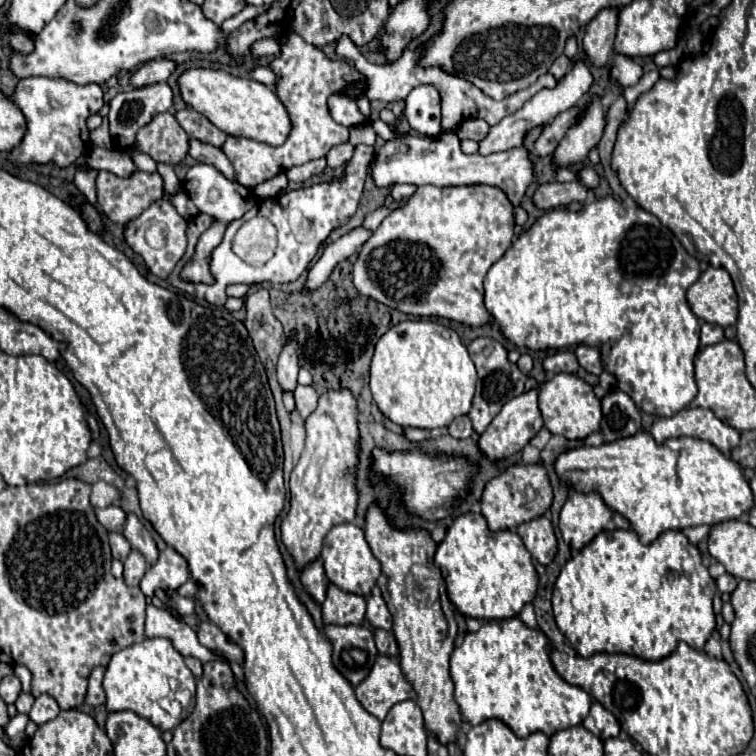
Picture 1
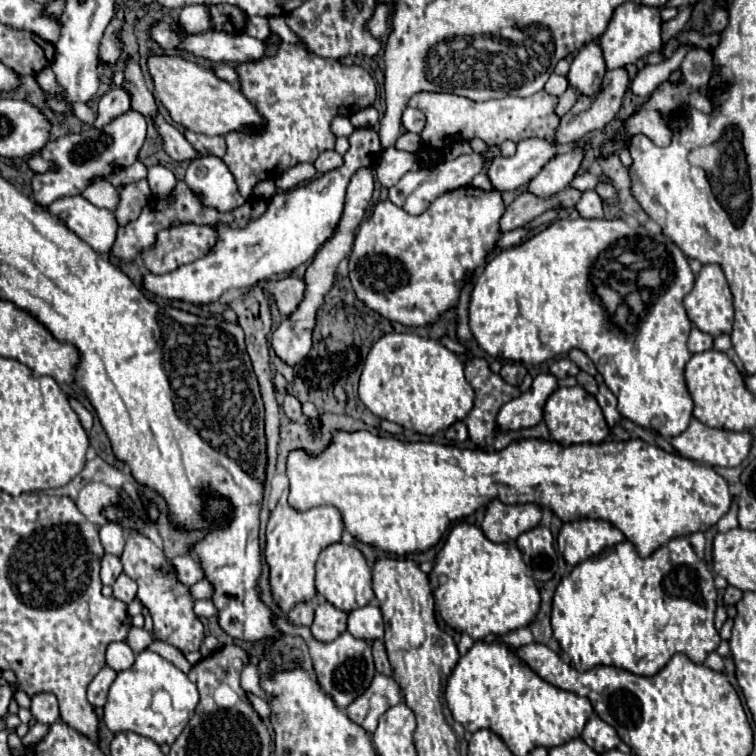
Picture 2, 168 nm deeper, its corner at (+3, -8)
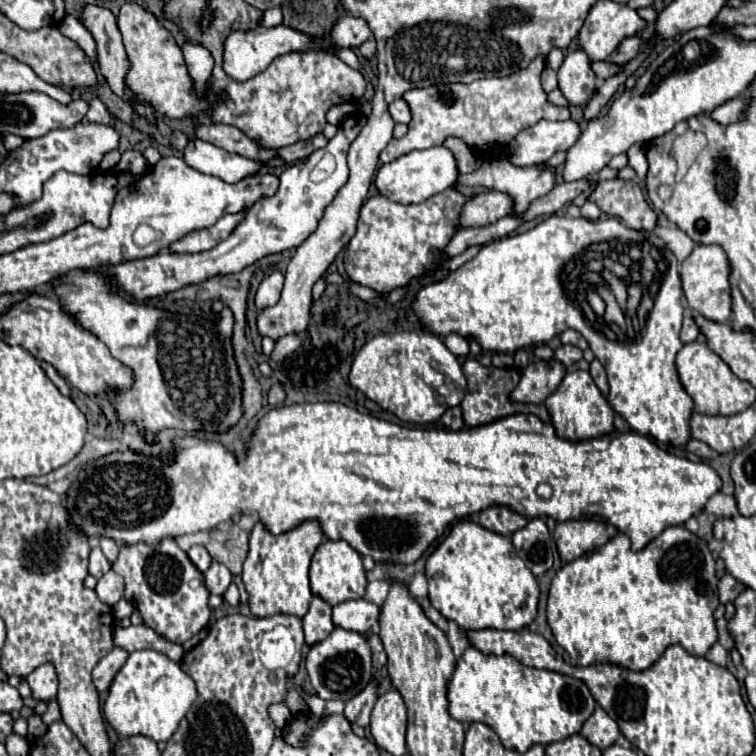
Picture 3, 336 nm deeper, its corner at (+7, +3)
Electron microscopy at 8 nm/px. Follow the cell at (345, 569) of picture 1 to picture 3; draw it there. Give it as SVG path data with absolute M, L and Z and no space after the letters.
M324 539L312 557L310 589L332 607L348 599L362 599L366 589L366 571L362 567L362 557L346 541Z

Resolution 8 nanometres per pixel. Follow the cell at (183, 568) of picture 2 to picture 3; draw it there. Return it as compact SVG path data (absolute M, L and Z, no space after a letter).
M194 545L190 551L188 551L188 557L192 559L192 563L200 569L200 571L206 571L212 563L212 557L210 553L206 553L206 549L202 545Z

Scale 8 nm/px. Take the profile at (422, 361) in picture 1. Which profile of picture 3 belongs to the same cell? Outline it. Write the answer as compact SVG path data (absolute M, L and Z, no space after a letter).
M396 331L376 335L354 357L350 385L360 389L384 411L394 413L400 421L426 425L442 417L448 407L460 405L466 393L466 377L460 361L448 351L438 335L426 331Z

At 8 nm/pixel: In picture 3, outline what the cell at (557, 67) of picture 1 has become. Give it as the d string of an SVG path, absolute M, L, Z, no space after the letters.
M546 67L544 69L544 73L542 73L542 89L546 91L546 93L550 93L552 89L556 89L558 87L558 81L556 81L556 71L552 71L550 67Z

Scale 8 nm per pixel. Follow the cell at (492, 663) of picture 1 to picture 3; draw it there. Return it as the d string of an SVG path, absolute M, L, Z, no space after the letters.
M468 647L456 665L456 671L448 685L448 701L450 701L450 715L456 721L460 721L460 723L480 721L480 723L490 725L498 733L502 745L506 749L518 751L518 753L528 751L534 743L548 745L548 743L556 743L556 741L562 741L574 733L578 733L582 729L584 721L596 709L596 701L584 681L580 681L572 675L564 675L564 673L556 673L556 671L548 671L548 669L524 667L520 661L516 661L514 657L508 657L508 655L502 655L502 657L484 655L474 647Z

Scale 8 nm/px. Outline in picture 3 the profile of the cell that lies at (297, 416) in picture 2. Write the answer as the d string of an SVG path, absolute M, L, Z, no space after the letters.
M274 383L274 385L270 387L270 391L268 391L268 403L270 403L272 407L276 407L276 405L280 405L280 403L284 401L284 397L286 397L286 393L284 393L282 385Z

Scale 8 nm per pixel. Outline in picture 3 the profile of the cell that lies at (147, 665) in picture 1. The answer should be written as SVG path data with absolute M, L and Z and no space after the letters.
M134 651L110 687L104 703L104 715L120 737L146 735L154 741L168 741L196 697L198 691L194 681L180 669L178 663L158 651Z

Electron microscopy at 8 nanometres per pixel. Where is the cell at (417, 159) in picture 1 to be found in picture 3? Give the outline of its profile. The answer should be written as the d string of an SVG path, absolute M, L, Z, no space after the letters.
M538 121L524 129L508 147L510 163L518 167L538 165L548 161L558 151L568 151L582 135L576 121Z

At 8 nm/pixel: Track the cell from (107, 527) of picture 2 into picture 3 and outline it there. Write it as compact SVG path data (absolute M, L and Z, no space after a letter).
M100 539L100 549L102 549L104 557L106 557L110 563L116 561L116 557L118 557L118 545L116 545L116 541L104 541L104 539Z

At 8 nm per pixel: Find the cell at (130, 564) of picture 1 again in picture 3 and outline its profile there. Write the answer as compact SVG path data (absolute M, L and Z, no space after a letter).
M110 569L98 579L98 585L94 587L94 591L102 603L114 607L124 595L124 579Z

